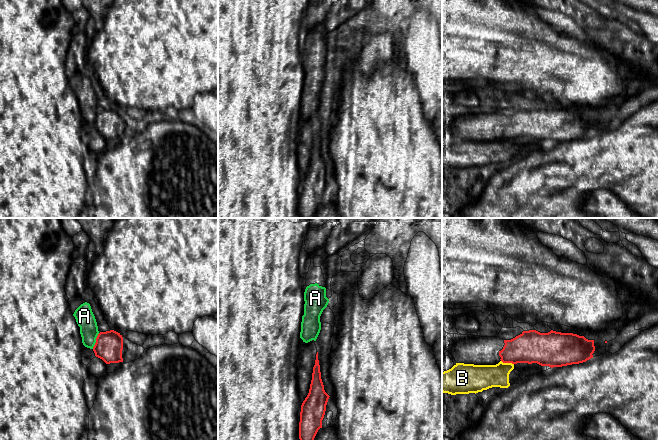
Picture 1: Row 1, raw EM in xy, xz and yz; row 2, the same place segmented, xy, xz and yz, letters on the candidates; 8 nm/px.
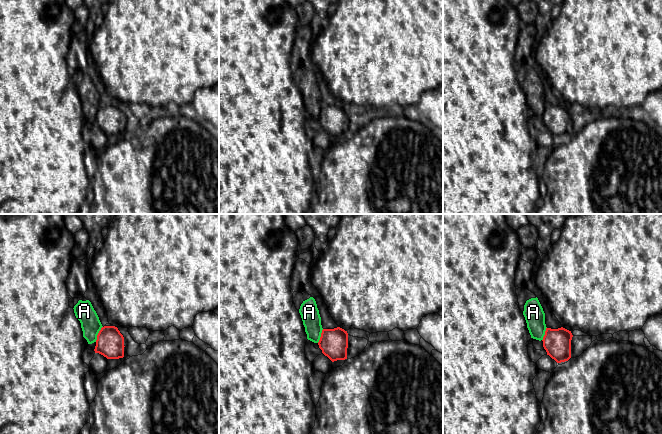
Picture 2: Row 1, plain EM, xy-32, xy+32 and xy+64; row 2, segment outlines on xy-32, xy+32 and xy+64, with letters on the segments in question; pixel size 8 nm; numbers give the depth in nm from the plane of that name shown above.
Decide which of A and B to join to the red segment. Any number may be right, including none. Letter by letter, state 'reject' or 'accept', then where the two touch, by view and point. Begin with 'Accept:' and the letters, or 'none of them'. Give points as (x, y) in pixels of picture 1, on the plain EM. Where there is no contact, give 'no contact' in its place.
Accept: none of them
A: reject | xy (96, 117)
B: reject | yz (507, 138)

